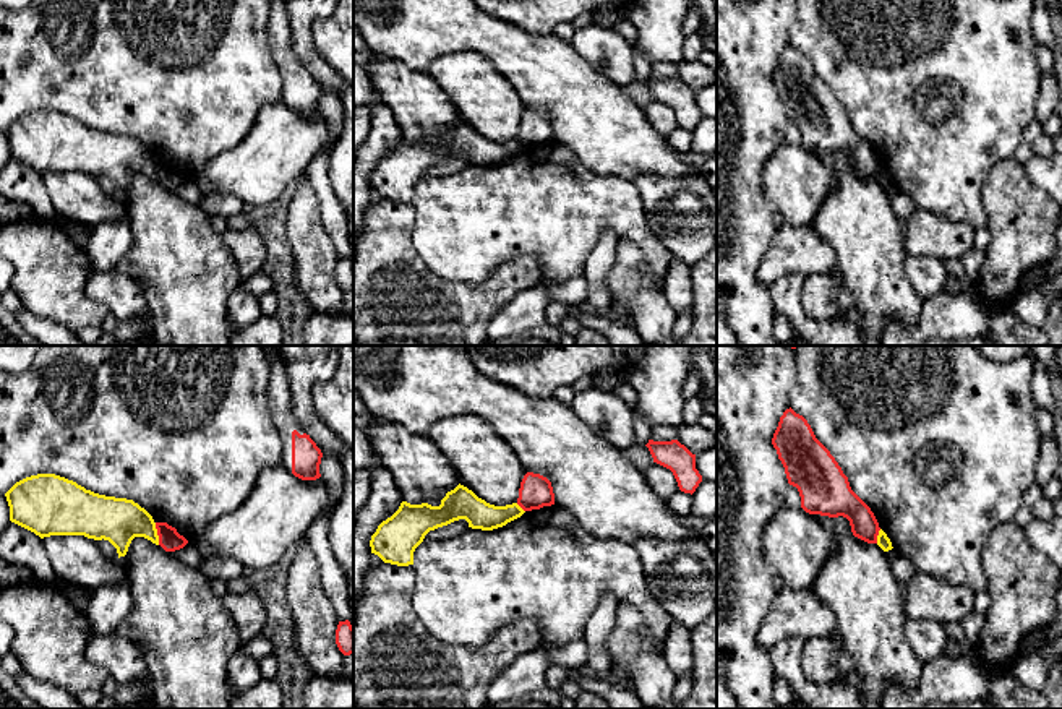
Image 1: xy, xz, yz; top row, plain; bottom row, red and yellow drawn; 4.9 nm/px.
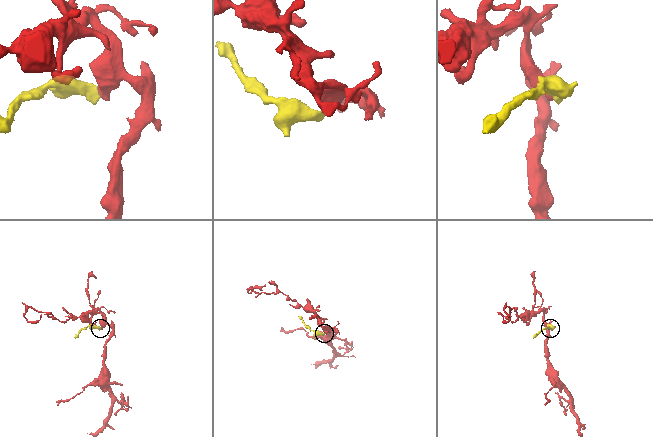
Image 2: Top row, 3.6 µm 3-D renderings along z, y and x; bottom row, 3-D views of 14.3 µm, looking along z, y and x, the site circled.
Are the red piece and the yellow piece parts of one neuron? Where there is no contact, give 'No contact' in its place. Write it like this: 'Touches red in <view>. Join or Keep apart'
Touches red in xy. Keep apart

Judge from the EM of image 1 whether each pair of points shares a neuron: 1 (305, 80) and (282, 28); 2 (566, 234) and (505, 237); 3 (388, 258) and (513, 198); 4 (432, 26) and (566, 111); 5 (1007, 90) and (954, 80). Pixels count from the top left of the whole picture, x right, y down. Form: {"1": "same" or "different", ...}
{"1": "same", "2": "same", "3": "different", "4": "same", "5": "same"}

